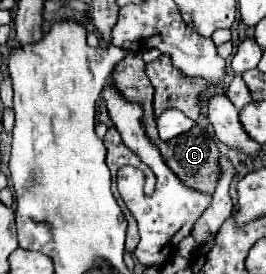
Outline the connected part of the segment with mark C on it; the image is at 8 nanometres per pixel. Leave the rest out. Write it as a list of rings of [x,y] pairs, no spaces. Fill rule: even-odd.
[[[193,125],[189,131],[173,137],[171,141],[155,141],[161,149],[163,161],[175,171],[175,175],[179,175],[179,179],[183,179],[183,183],[187,183],[189,187],[195,187],[197,191],[207,191],[213,193],[219,181],[219,149],[215,143],[215,133],[211,129],[201,129],[199,125]]]

